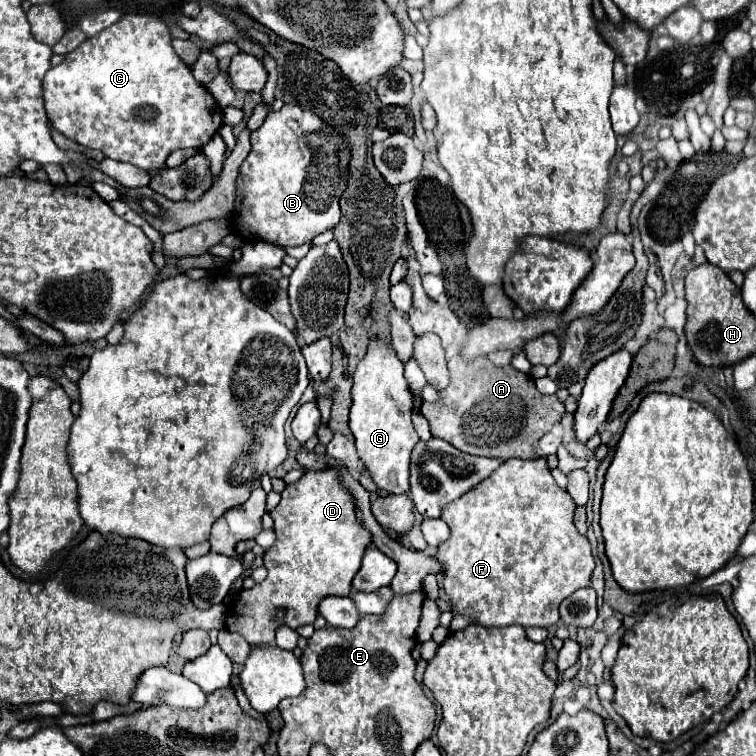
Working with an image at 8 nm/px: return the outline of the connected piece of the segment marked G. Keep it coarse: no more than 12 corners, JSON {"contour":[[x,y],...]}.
{"contour":[[370,342],[350,430],[384,494],[410,492],[420,440],[394,348]]}

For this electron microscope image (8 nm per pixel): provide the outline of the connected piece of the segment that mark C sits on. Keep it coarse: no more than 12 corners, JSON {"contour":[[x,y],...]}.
{"contour":[[156,16],[46,72],[62,136],[162,168],[222,110]]}

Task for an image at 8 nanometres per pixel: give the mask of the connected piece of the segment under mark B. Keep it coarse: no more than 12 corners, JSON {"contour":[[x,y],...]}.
{"contour":[[284,104],[252,132],[236,232],[300,246],[332,230],[350,150]]}

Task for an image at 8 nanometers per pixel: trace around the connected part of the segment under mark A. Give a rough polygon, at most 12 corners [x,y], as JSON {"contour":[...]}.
{"contour":[[448,360],[420,412],[462,452],[532,458],[564,414],[528,374]]}

